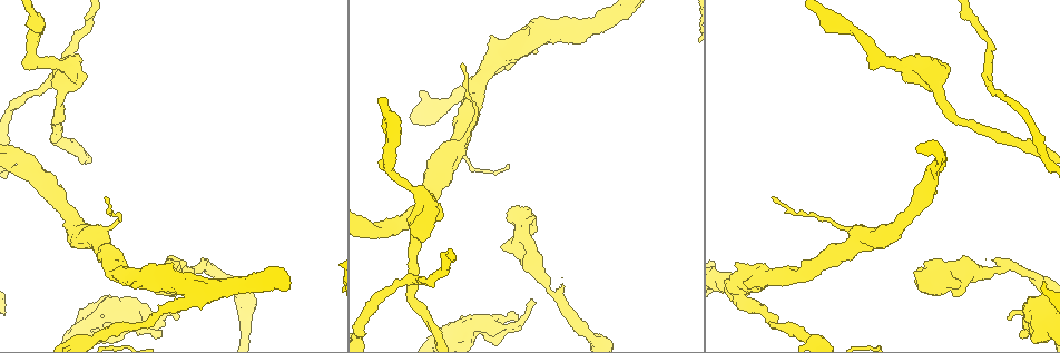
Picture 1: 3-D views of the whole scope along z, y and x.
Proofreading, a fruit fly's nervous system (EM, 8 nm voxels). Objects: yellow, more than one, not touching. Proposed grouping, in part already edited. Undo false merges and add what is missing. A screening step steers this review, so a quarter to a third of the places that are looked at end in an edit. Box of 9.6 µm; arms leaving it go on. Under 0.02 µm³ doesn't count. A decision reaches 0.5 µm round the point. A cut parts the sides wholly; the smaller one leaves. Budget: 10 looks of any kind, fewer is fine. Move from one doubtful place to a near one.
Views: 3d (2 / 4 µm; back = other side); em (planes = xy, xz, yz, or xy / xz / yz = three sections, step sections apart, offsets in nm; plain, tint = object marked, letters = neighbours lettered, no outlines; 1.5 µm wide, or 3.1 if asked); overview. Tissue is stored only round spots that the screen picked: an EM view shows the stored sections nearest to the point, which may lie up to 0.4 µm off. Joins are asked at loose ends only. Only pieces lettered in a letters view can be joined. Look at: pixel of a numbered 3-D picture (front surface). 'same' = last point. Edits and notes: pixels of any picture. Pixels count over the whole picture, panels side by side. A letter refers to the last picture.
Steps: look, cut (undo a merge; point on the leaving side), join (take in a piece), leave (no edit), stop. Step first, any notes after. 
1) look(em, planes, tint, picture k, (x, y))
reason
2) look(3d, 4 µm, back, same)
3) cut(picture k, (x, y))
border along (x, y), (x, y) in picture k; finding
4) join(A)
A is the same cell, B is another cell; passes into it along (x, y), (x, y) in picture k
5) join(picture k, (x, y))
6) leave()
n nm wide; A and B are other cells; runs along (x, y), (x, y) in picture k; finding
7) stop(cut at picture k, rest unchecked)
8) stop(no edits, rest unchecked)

look(em, xy, step 8, tint, picture 1, (63, 64))
thick turns thin

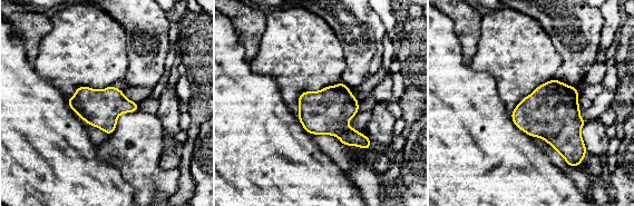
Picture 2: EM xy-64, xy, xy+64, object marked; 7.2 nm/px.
look(em, planes, letters, same)

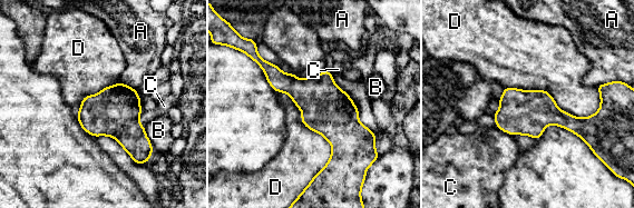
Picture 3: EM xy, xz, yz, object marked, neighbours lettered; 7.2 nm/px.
leave()
320 nm wide; A, B, C and D are other cells; border along (505, 87), (577, 117), (601, 106) in picture 3; one neuron here

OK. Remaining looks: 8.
look(em, xy, step 8, tint, picture 1, (389, 227))
arms part here

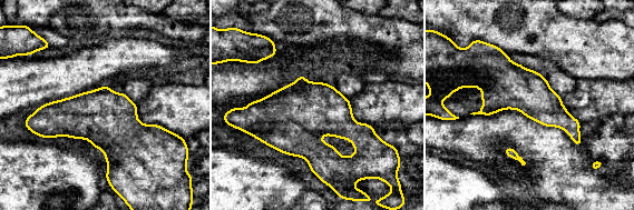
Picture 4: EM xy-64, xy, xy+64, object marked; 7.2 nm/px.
look(em, yz, step 8, tint, same)
cut it another way

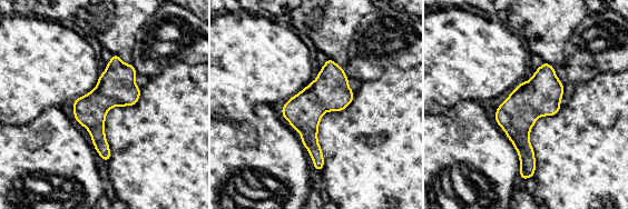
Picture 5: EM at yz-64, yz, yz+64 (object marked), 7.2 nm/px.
look(em, yz, step 8, letters, same)

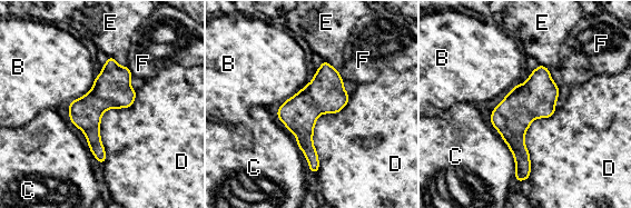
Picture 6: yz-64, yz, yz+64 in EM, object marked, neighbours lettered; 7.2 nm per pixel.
leave()
B, C, D, E and F are other cells; one neuron here

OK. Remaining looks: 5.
look(3d, 2 µm, picture 1, (516, 317))

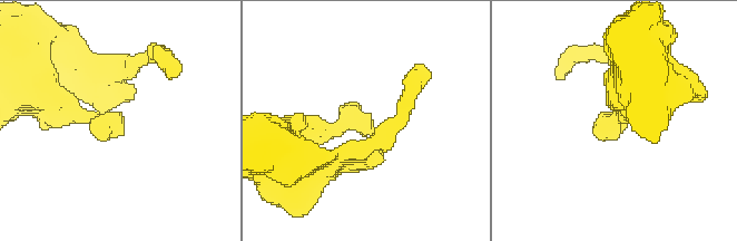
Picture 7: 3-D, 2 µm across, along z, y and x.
look(em, planes, letters, picture 7, (618, 133))

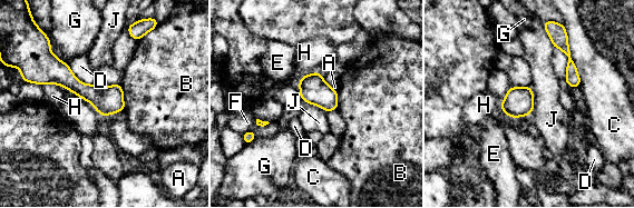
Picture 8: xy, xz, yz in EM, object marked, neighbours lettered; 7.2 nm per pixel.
leave()
A, B, C, D, E, F, G, H and J are other cells; border along (530, 87), (533, 110), (529, 114) in picture 8; none of them fits

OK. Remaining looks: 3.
look(em, yz, step 4, tint, picture 1, (773, 198))
thin end

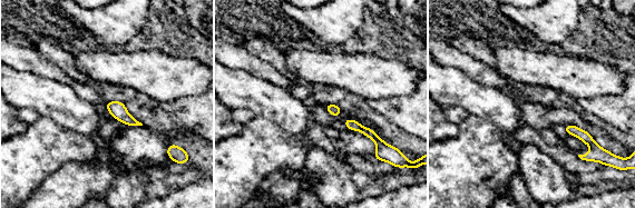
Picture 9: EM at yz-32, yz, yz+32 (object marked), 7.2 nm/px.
look(em, xz, step 4, letters, same)
another direction

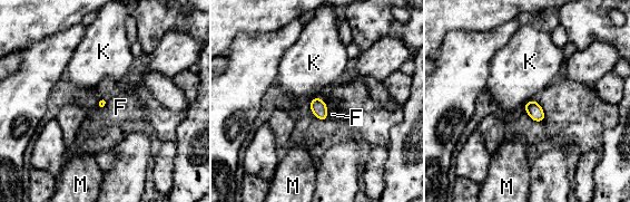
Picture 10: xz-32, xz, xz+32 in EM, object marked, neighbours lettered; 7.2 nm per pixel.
leave()
F, K and M are other cells; border along (321, 97), (314, 97), (311, 100) in picture 10; none of them fits

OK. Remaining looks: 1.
stop(no edits, rest unchecked)

